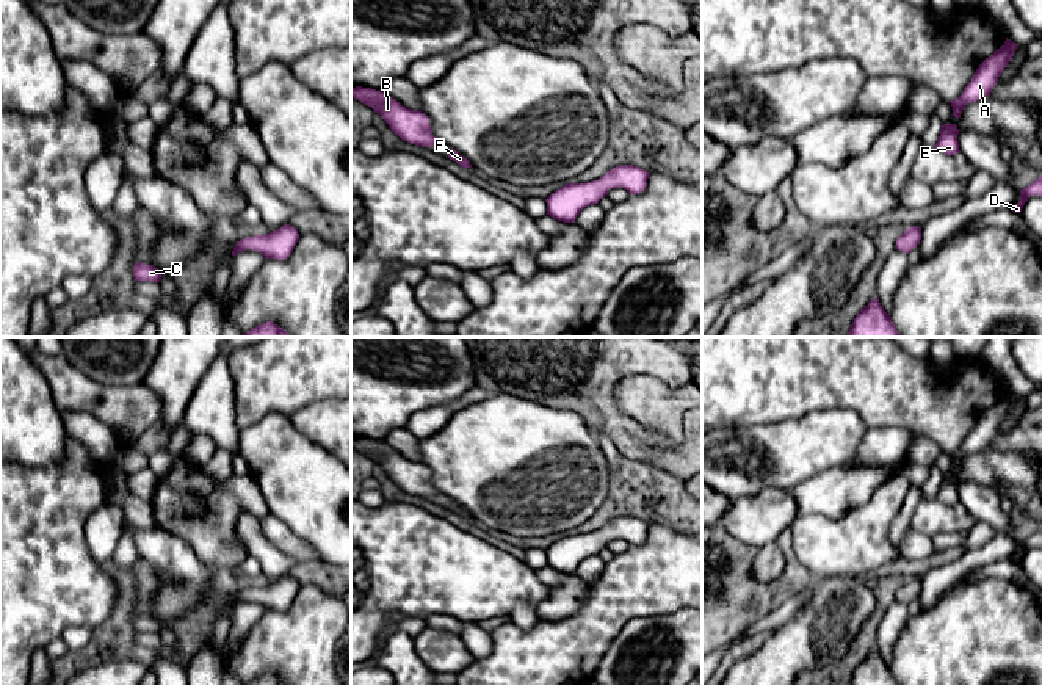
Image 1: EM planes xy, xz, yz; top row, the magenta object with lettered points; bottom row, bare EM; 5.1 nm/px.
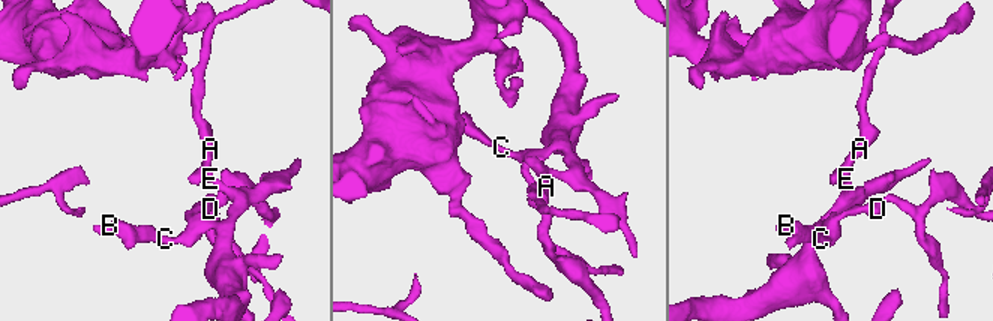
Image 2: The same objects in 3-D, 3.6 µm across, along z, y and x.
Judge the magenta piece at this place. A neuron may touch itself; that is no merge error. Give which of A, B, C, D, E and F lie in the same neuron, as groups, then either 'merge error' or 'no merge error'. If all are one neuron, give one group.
groups A B C D E F; no merge error

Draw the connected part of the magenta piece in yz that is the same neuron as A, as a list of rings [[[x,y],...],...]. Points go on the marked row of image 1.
[[[1006,38],[1004,44],[979,64],[962,94],[950,102],[954,118],[961,116],[965,105],[990,96],[998,77],[1012,60],[1015,49],[1017,44]]]

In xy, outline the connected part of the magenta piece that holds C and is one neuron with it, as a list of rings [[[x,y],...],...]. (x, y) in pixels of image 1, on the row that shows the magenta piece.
[[[136,262],[133,266],[133,277],[135,281],[160,282],[163,276],[154,265]]]

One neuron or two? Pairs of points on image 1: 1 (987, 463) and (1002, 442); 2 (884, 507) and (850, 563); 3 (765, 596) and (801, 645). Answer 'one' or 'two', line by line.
1: two
2: one
3: two

